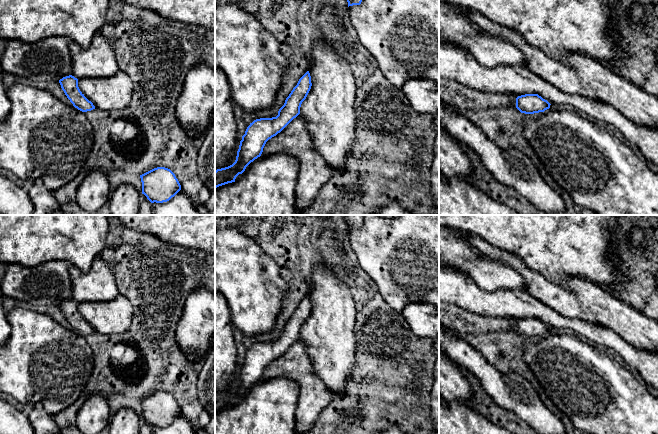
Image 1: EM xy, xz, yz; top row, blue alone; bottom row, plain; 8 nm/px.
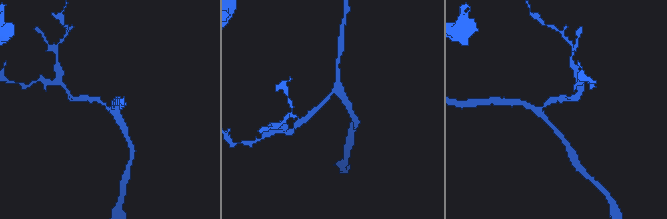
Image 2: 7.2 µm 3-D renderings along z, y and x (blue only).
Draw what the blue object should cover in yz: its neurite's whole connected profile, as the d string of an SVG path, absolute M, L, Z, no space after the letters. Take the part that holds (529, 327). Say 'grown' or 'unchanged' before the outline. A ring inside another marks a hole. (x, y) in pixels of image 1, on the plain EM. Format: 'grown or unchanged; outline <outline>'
unchanged; outline M525 318L516 322L516 332L525 338L544 336L550 332L550 327L538 318Z

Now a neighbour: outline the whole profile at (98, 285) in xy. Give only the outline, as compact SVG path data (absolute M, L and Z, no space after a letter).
M100 256L94 259L86 274L70 264L68 272L72 281L71 299L78 304L109 301L120 295L113 271Z

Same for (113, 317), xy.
M123 295L109 301L79 303L78 311L95 332L103 335L119 335L132 323L133 307Z

